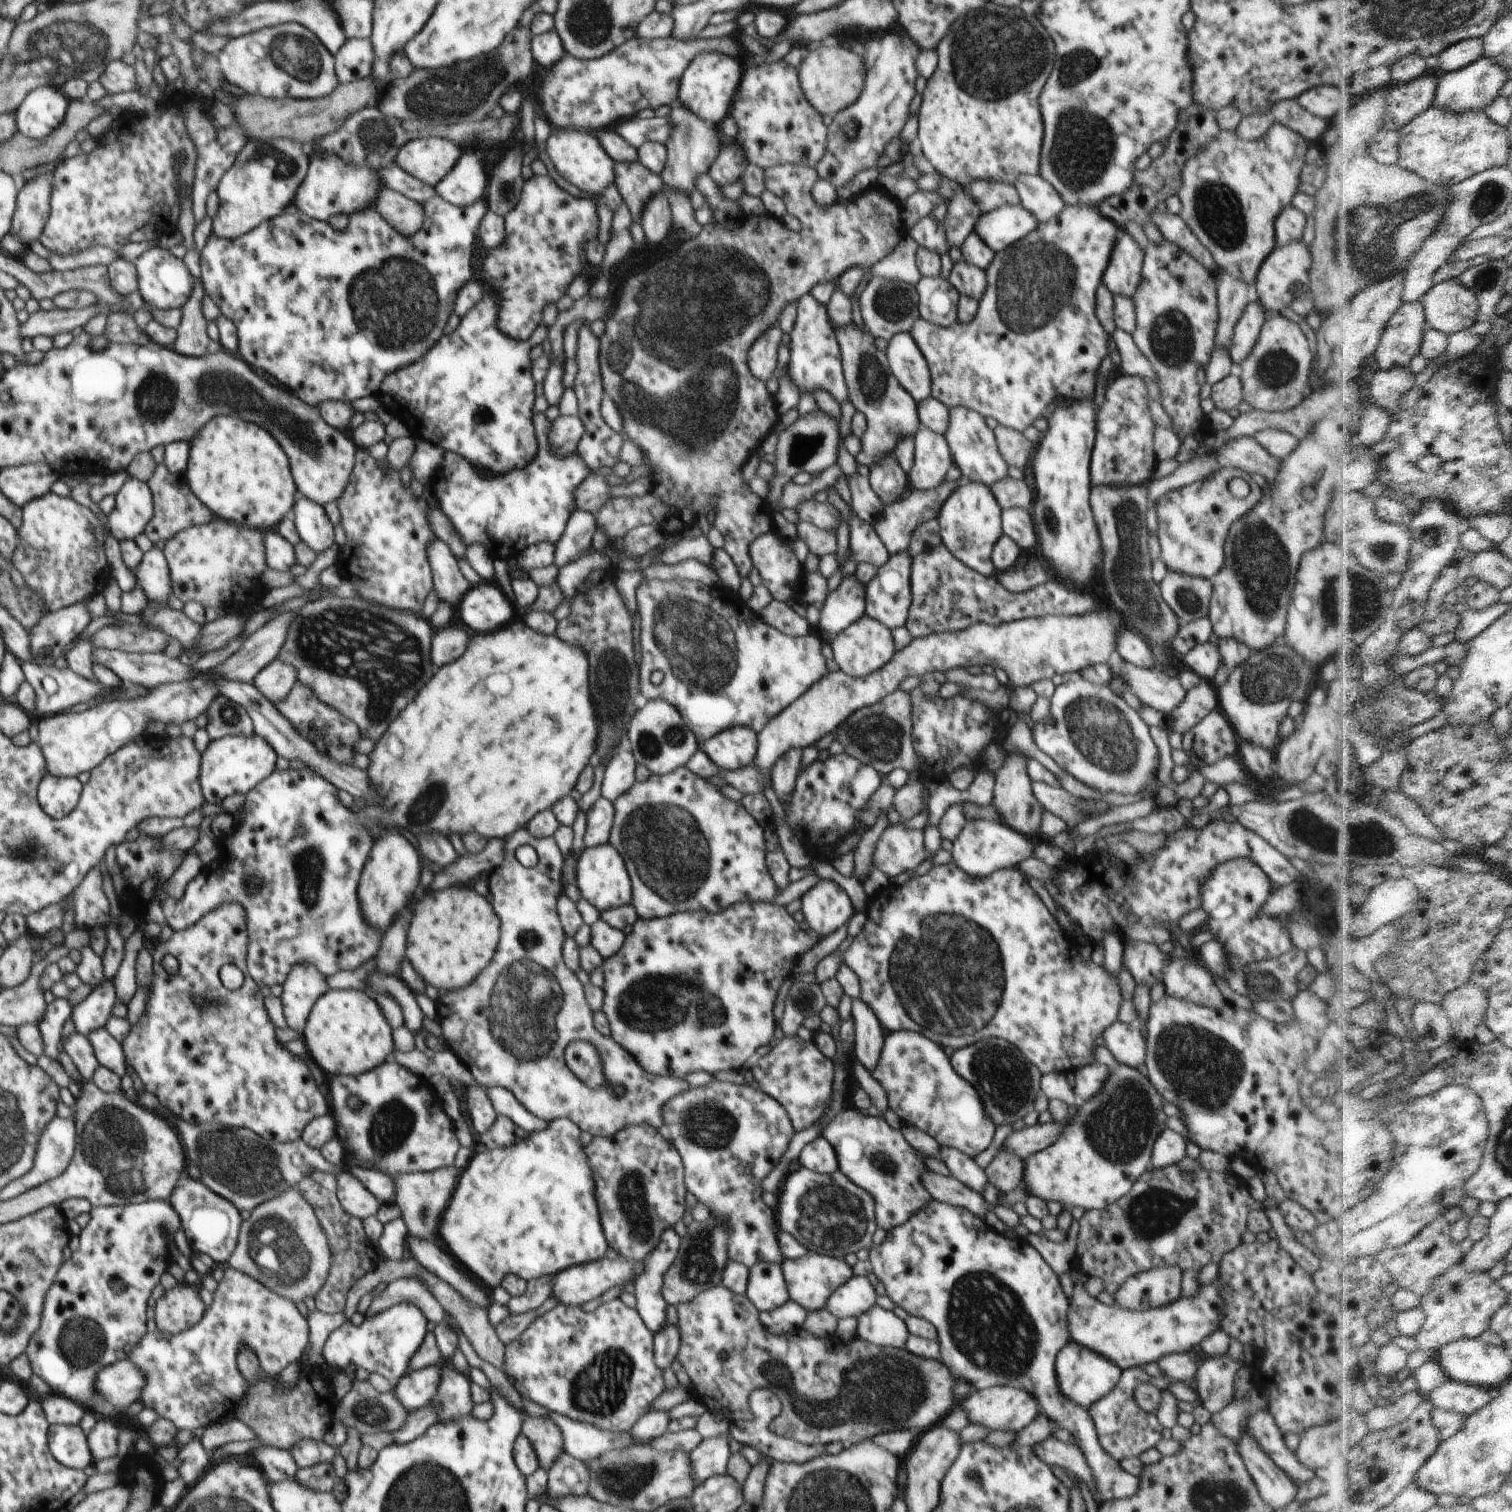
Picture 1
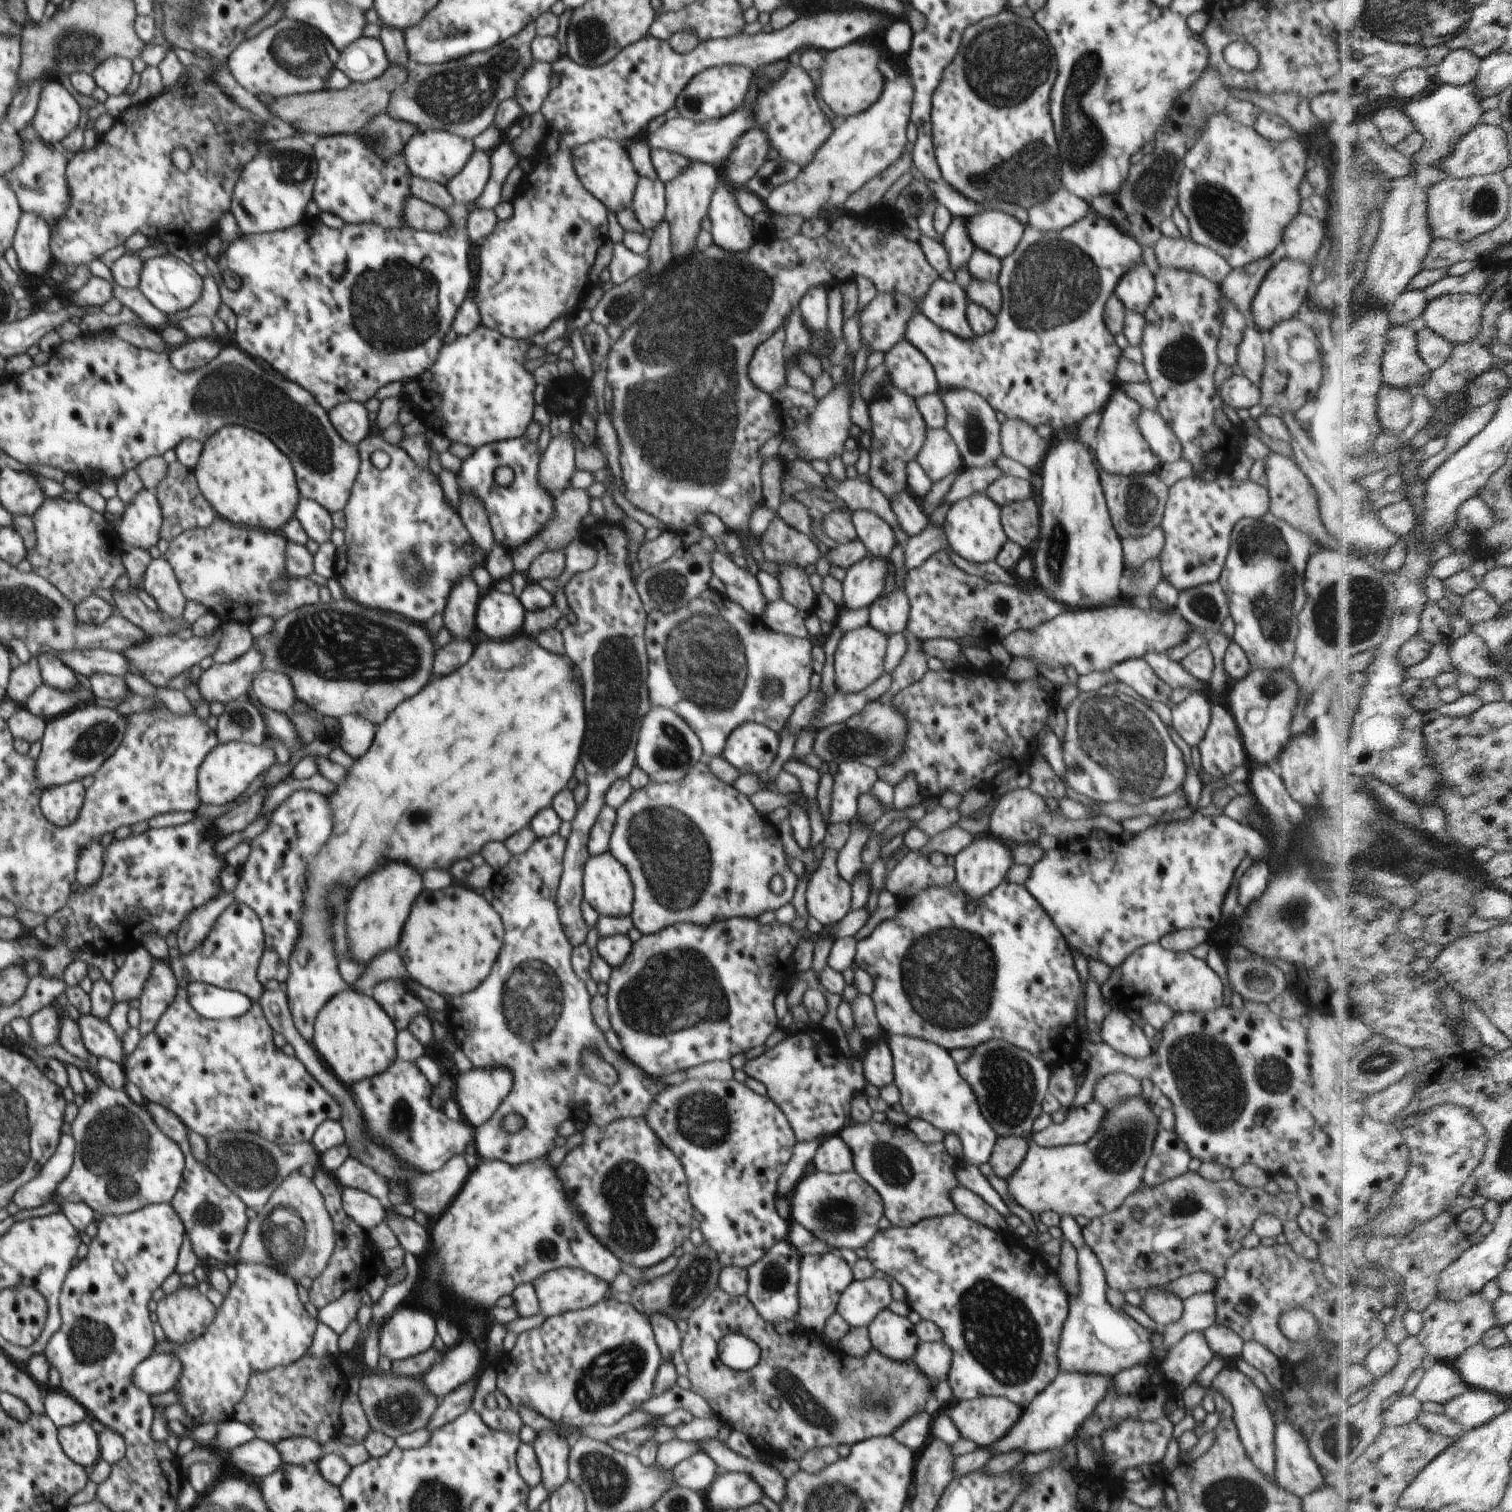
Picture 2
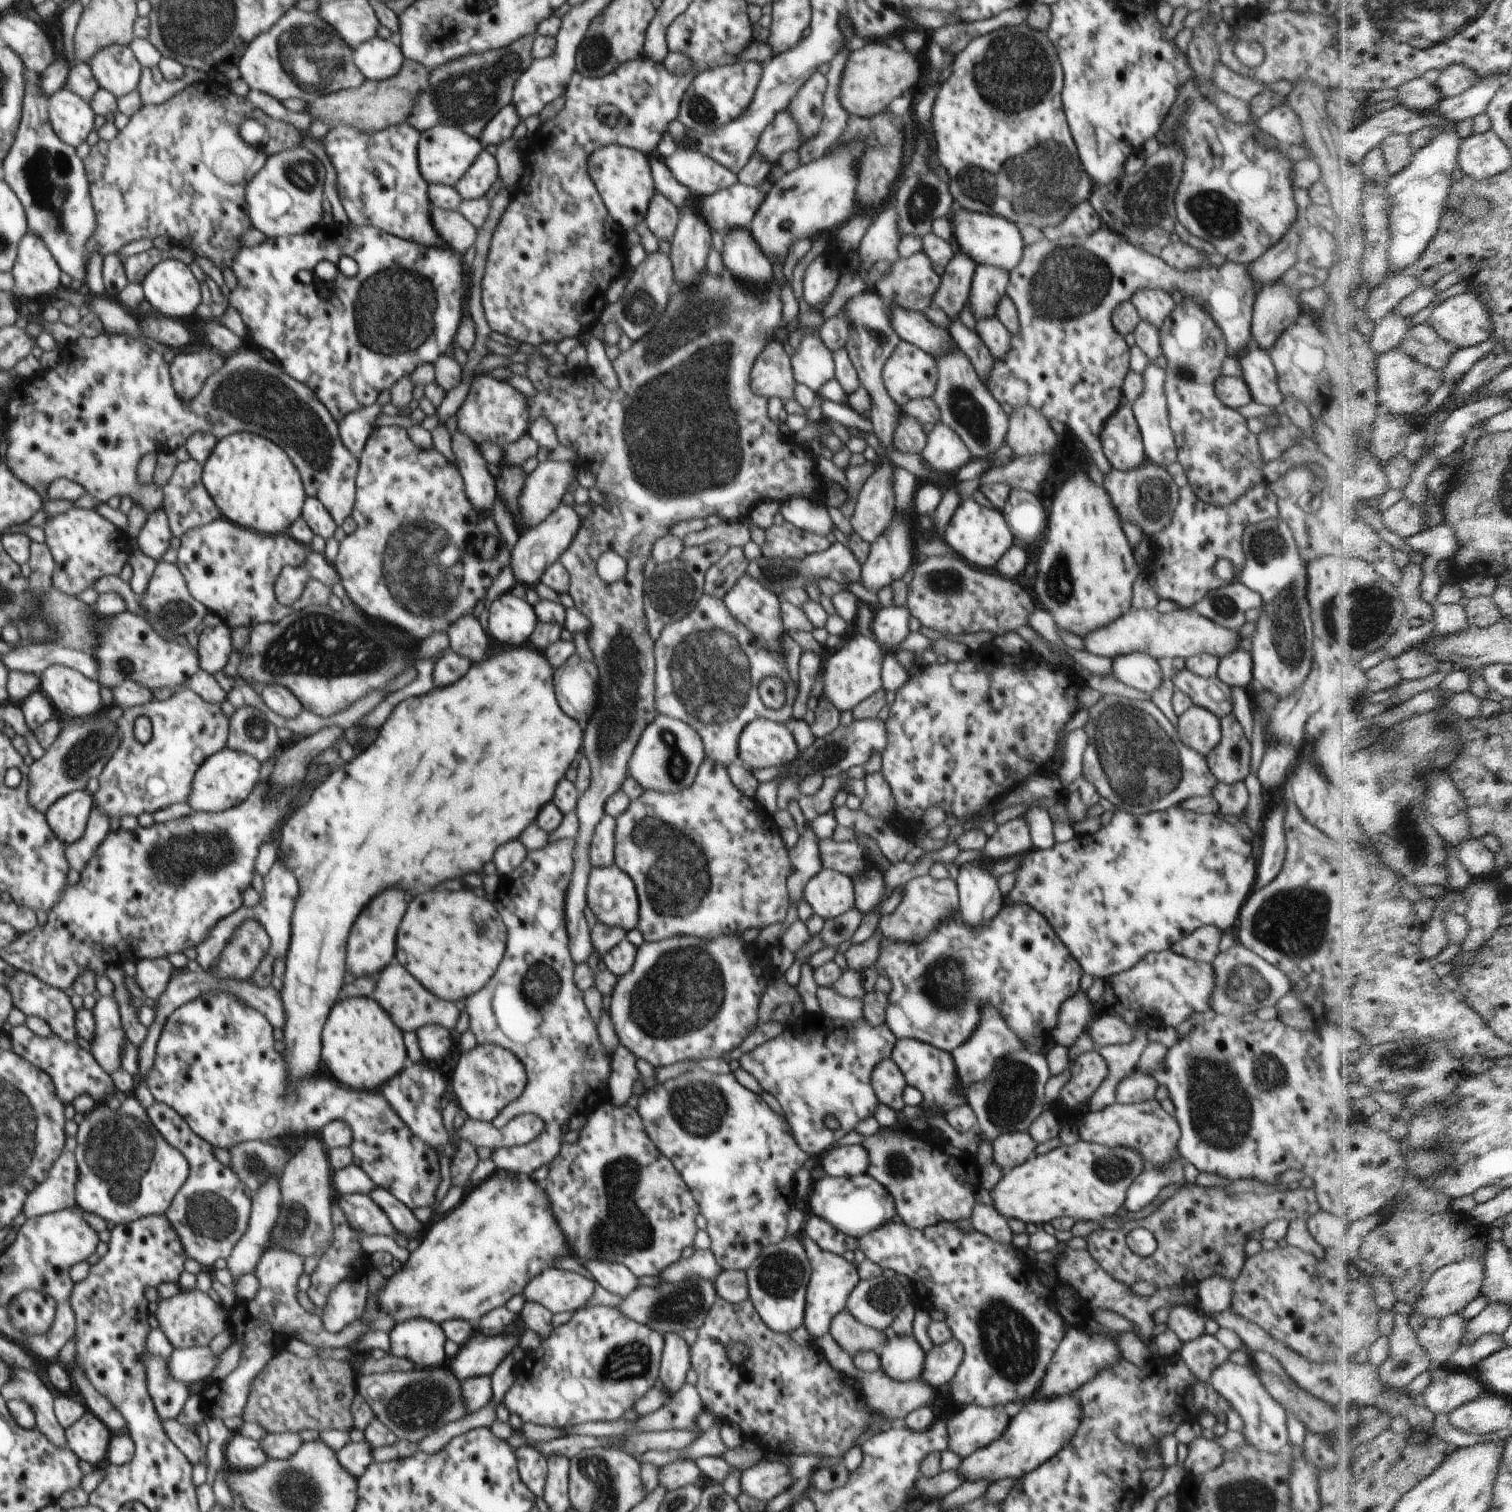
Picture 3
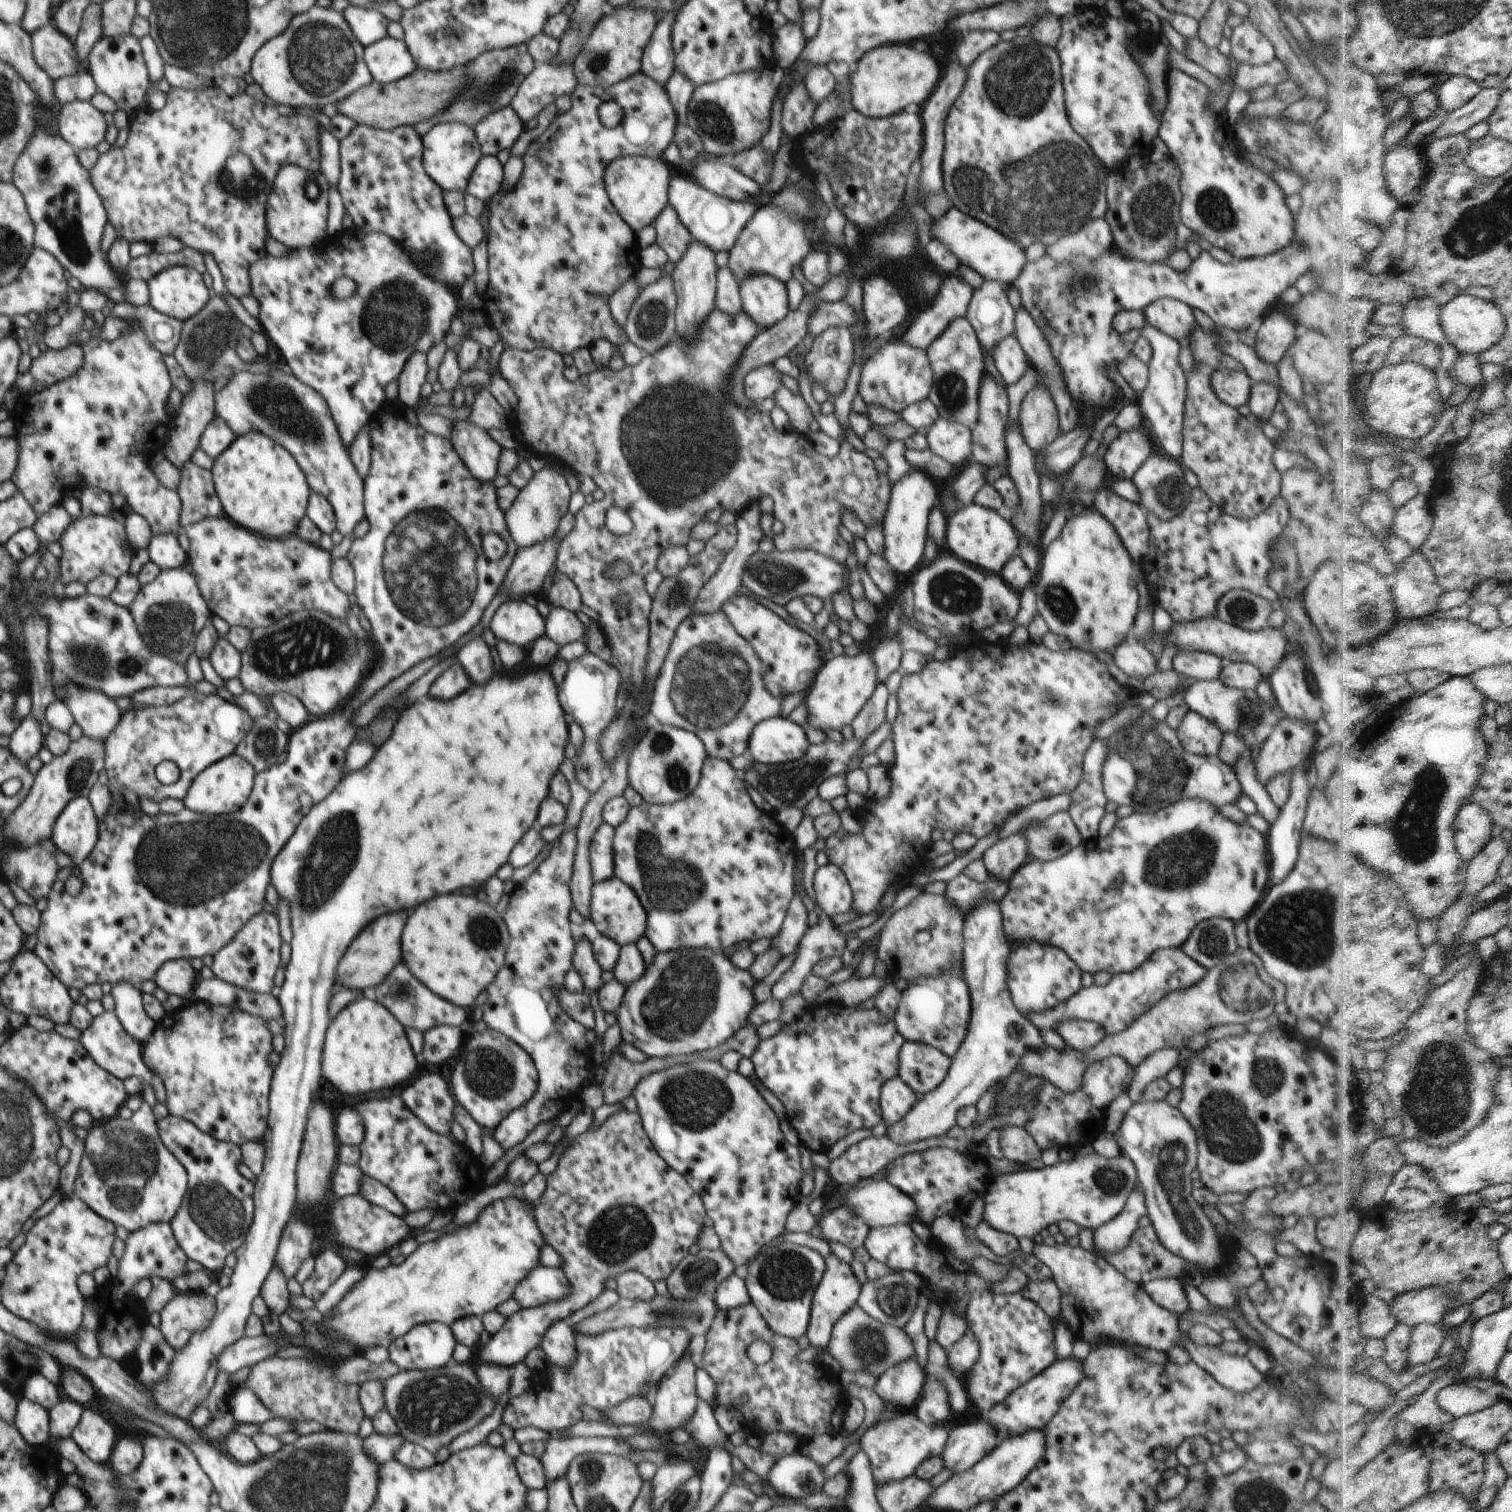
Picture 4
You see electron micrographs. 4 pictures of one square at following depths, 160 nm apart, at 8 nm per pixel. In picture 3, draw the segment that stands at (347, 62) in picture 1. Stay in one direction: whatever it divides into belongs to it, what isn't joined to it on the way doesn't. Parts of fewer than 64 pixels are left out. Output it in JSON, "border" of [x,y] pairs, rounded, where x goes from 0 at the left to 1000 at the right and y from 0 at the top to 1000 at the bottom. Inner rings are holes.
{"border":[[[250,24],[236,30],[233,36],[233,42],[245,54],[253,54],[262,50],[268,40],[262,26]]]}

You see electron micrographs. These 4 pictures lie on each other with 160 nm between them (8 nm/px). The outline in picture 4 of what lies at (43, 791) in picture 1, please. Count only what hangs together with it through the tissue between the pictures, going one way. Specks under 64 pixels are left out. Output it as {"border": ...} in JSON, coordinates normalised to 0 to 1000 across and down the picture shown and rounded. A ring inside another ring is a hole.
{"border":[[[51,527],[44,532],[36,545],[34,556],[38,563],[45,565],[49,573],[60,566],[66,555],[66,544],[58,527]]]}

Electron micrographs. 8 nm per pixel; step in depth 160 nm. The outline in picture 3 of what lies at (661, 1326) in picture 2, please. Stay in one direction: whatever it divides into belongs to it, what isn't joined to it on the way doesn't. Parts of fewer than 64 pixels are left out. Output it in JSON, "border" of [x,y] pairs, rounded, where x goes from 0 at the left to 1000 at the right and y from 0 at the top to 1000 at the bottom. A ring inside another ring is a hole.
{"border":[[[440,882],[436,913],[438,913],[440,920],[444,923],[454,914],[454,909],[457,905],[456,891],[450,882]]]}

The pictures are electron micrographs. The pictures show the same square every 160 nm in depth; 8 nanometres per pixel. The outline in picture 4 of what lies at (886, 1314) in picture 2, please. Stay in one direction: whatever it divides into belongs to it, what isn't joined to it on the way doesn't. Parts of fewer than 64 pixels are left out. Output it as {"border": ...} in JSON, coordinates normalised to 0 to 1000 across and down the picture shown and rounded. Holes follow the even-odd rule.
{"border":[[[604,897],[589,906],[586,905],[586,907],[581,910],[578,920],[584,927],[589,927],[594,930],[595,933],[600,933],[606,929],[613,913],[612,905]]]}

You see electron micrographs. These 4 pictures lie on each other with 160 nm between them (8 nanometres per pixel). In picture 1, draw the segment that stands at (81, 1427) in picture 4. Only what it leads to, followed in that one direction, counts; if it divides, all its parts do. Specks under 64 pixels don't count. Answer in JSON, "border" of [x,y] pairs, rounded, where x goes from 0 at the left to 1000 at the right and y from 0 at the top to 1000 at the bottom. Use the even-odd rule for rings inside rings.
{"border":[[[33,942],[32,957],[36,964],[46,972],[54,972],[61,967],[59,952],[53,943]]]}

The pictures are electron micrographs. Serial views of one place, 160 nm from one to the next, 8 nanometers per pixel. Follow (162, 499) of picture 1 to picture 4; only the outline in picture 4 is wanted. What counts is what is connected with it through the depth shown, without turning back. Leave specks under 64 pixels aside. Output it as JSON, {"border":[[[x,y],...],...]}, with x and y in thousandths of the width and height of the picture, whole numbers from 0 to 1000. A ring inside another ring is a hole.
{"border":[[[126,305],[118,310],[120,317],[116,325],[120,332],[119,349],[123,350],[126,347],[147,341],[140,312],[132,310]]]}

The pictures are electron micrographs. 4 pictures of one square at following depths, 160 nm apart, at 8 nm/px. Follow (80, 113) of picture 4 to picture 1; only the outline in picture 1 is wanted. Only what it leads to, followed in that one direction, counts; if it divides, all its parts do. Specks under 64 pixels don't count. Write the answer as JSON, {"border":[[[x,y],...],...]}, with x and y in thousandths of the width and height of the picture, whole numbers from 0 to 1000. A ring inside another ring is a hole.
{"border":[[[34,56],[19,62],[11,75],[11,86],[15,90],[28,93],[39,85],[45,71],[45,66]]]}

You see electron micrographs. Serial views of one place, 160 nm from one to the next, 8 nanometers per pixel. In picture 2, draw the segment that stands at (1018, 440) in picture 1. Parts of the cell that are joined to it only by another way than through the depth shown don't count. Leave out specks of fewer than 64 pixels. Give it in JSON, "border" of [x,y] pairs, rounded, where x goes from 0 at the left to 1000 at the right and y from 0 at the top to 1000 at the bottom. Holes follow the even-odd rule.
{"border":[[[666,276],[662,280],[663,300],[683,312],[687,310],[694,298],[684,282],[675,276]]]}

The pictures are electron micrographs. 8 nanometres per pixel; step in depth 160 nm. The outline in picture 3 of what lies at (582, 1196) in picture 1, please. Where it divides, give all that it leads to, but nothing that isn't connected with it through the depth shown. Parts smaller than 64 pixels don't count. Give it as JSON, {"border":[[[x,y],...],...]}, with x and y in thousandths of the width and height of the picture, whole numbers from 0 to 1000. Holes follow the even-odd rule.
{"border":[[[329,775],[326,778],[321,779],[321,780],[316,784],[302,799],[286,808],[284,813],[282,815],[282,818],[279,820],[276,825],[272,828],[272,831],[270,833],[269,833],[259,844],[255,846],[254,851],[249,856],[251,867],[259,870],[262,875],[267,875],[271,872],[283,872],[292,876],[297,873],[306,872],[309,873],[316,879],[317,872],[322,868],[329,864],[333,864],[339,857],[345,856],[347,851],[351,847],[356,844],[358,841],[360,841],[362,839],[366,837],[367,833],[369,831],[378,829],[377,824],[368,809],[368,806],[367,806],[366,804],[364,802],[362,792],[360,788],[356,787],[356,786],[358,786],[358,784],[359,783],[352,781],[350,778],[346,778],[345,779],[343,778],[343,780],[337,780],[337,778],[335,778],[334,776]],[[390,834],[386,837],[390,841],[394,848],[402,854],[414,858],[419,853],[423,851],[422,845],[412,836],[402,834]]]}

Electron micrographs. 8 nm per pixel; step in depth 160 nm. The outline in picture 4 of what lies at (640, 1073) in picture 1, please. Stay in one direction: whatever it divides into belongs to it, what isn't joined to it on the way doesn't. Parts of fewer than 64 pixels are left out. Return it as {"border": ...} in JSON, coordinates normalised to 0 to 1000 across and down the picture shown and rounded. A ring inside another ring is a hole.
{"border":[[[380,550],[373,550],[365,558],[362,567],[359,569],[354,575],[342,588],[337,591],[337,599],[332,607],[337,618],[333,638],[328,644],[327,649],[321,653],[323,659],[319,665],[319,675],[327,684],[337,687],[343,690],[349,698],[356,709],[356,720],[351,728],[344,733],[339,734],[327,747],[326,753],[333,761],[344,757],[354,745],[366,741],[376,733],[382,732],[385,722],[393,717],[390,712],[390,690],[388,688],[389,680],[378,675],[370,665],[368,656],[373,653],[374,646],[378,639],[380,630],[381,614],[376,608],[379,596],[377,591],[377,583],[379,579],[380,563],[381,563]]]}

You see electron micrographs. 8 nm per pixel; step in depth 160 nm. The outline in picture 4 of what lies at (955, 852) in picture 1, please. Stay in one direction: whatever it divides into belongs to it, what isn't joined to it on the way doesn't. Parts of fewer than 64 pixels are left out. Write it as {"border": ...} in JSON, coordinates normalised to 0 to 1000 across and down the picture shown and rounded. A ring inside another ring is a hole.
{"border":[[[649,595],[638,606],[636,634],[642,661],[639,687],[629,699],[627,711],[622,718],[608,724],[603,734],[587,745],[587,753],[594,757],[626,751],[633,744],[632,737],[635,733],[646,731],[655,718],[671,709],[679,696],[690,693],[687,680],[671,667],[668,660],[666,638],[668,626],[664,617],[661,597]]]}

